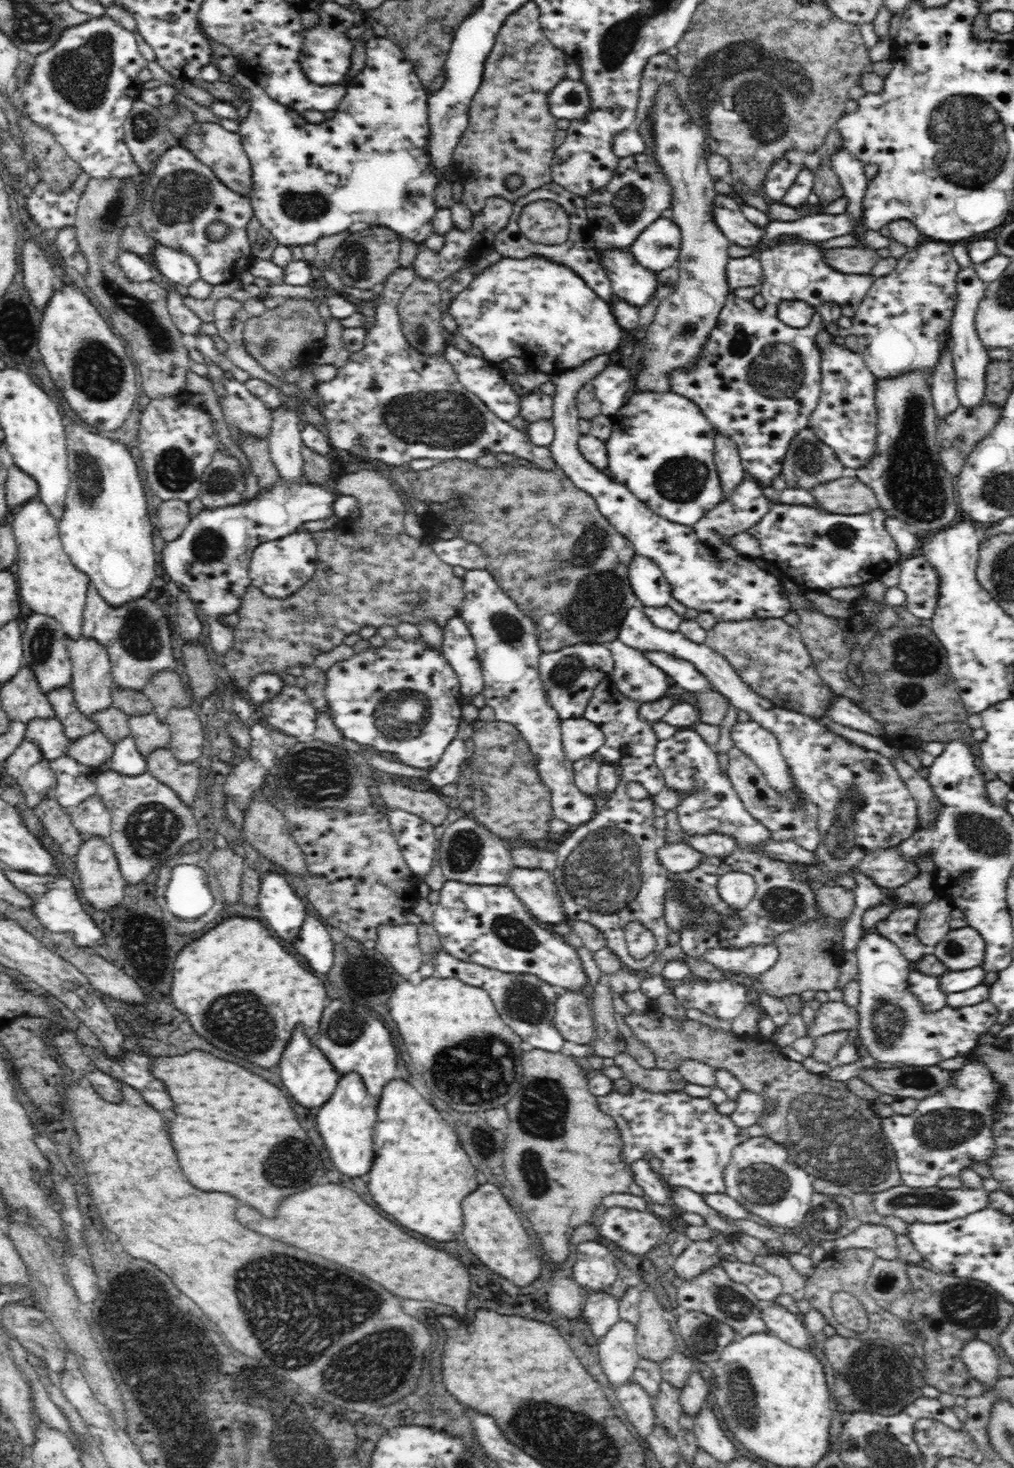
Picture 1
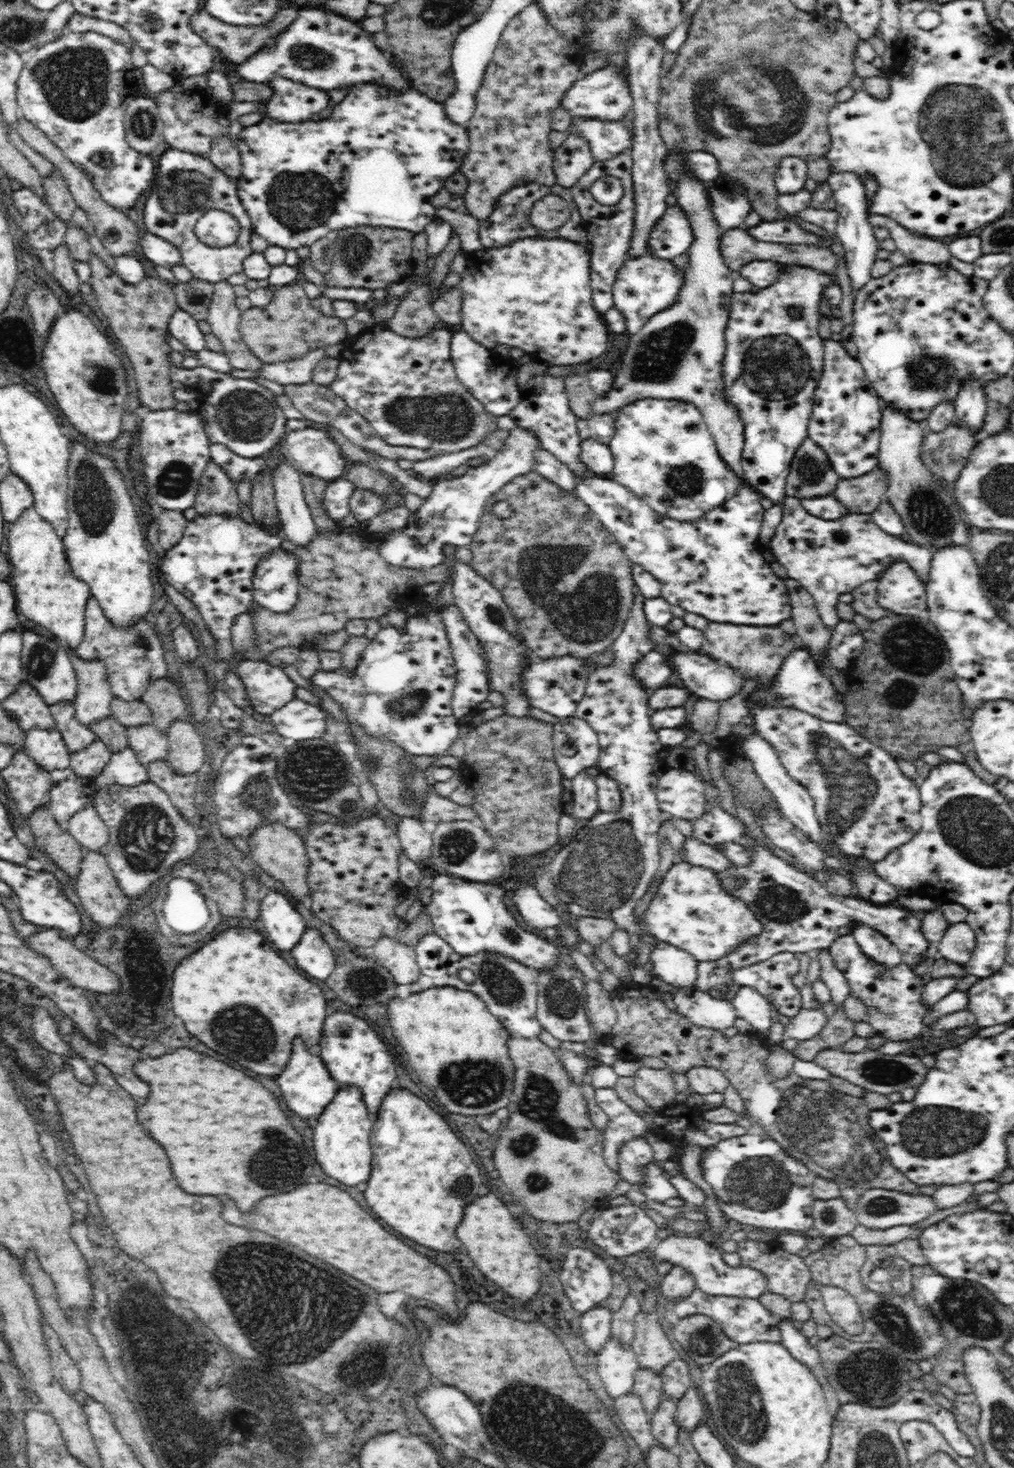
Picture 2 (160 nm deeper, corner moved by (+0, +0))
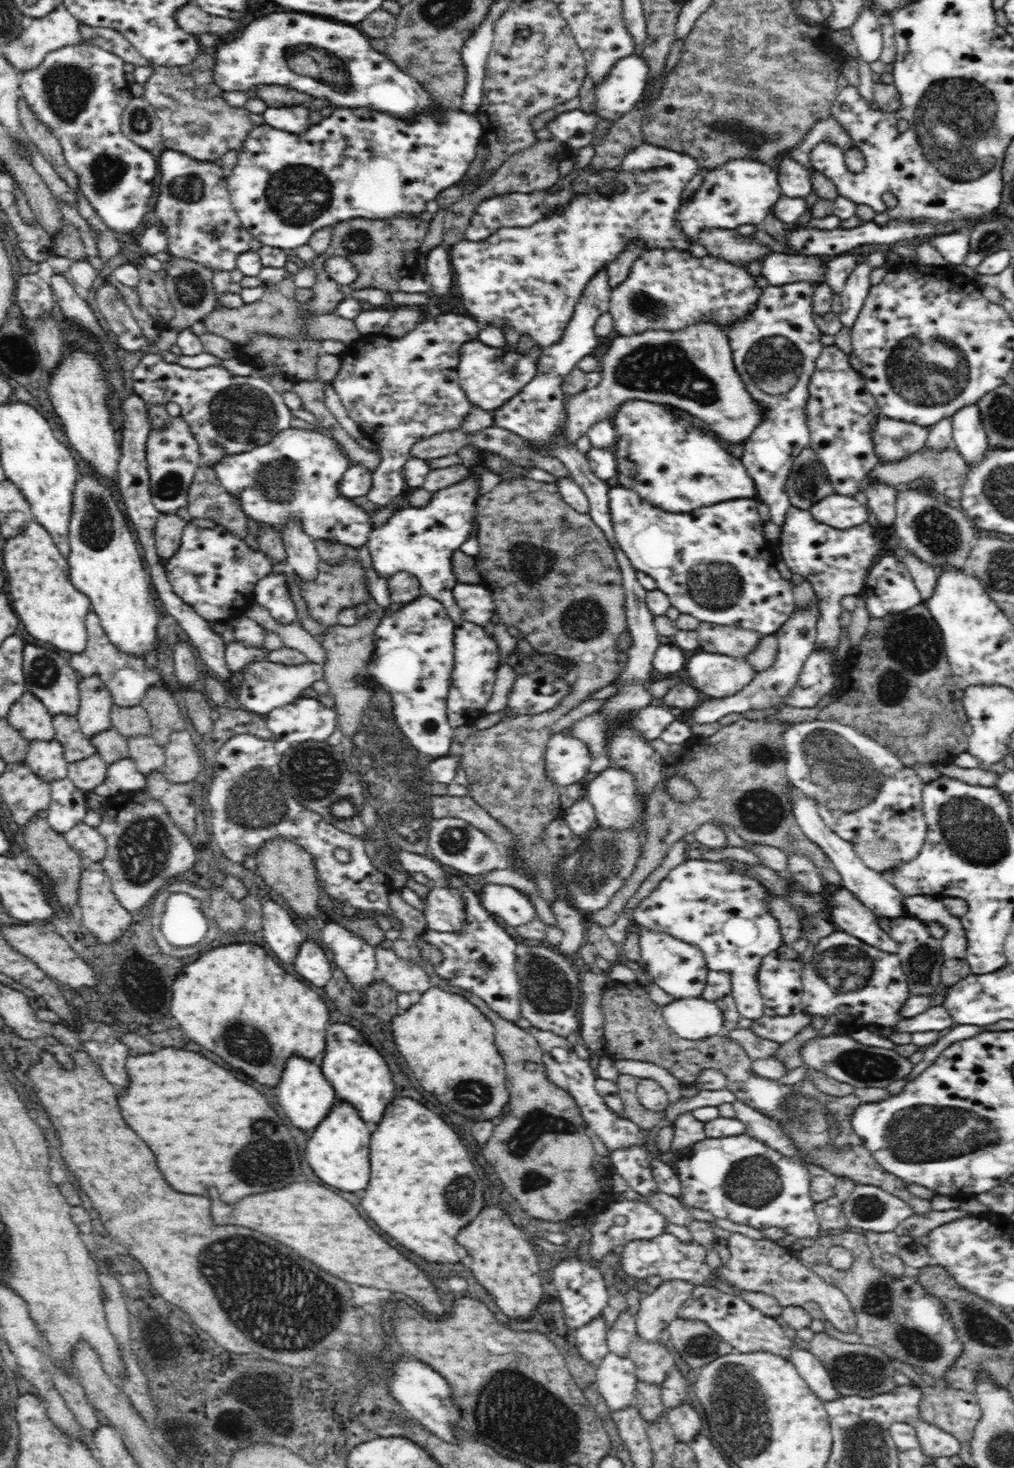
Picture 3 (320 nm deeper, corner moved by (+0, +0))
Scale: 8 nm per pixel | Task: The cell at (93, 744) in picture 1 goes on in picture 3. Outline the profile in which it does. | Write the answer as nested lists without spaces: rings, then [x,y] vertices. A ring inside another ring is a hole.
[[[96,752],[84,760],[68,763],[67,777],[76,788],[88,794],[104,782],[108,766],[109,764]]]

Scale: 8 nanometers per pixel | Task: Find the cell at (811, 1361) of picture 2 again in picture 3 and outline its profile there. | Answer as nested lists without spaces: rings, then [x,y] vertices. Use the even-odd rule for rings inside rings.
[[[792,1346],[790,1360],[794,1363],[799,1375],[822,1401],[831,1401],[838,1398],[839,1392],[833,1385],[823,1362],[817,1356],[814,1356],[807,1349]]]

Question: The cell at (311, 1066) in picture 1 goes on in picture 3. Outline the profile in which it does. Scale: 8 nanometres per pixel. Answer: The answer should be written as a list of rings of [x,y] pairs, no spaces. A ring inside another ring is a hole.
[[[292,1056],[286,1062],[284,1074],[278,1082],[278,1104],[284,1110],[284,1114],[288,1116],[288,1120],[300,1128],[300,1130],[315,1130],[328,1116],[328,1112],[332,1110],[332,1106],[338,1102],[334,1087],[326,1080],[320,1068],[300,1056]]]

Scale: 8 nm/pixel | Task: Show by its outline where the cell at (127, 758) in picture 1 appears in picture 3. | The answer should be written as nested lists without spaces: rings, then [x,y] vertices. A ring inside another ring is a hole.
[[[126,757],[108,766],[104,782],[97,786],[92,794],[98,794],[107,799],[115,795],[144,790],[145,786],[146,775],[138,772],[135,762]]]

